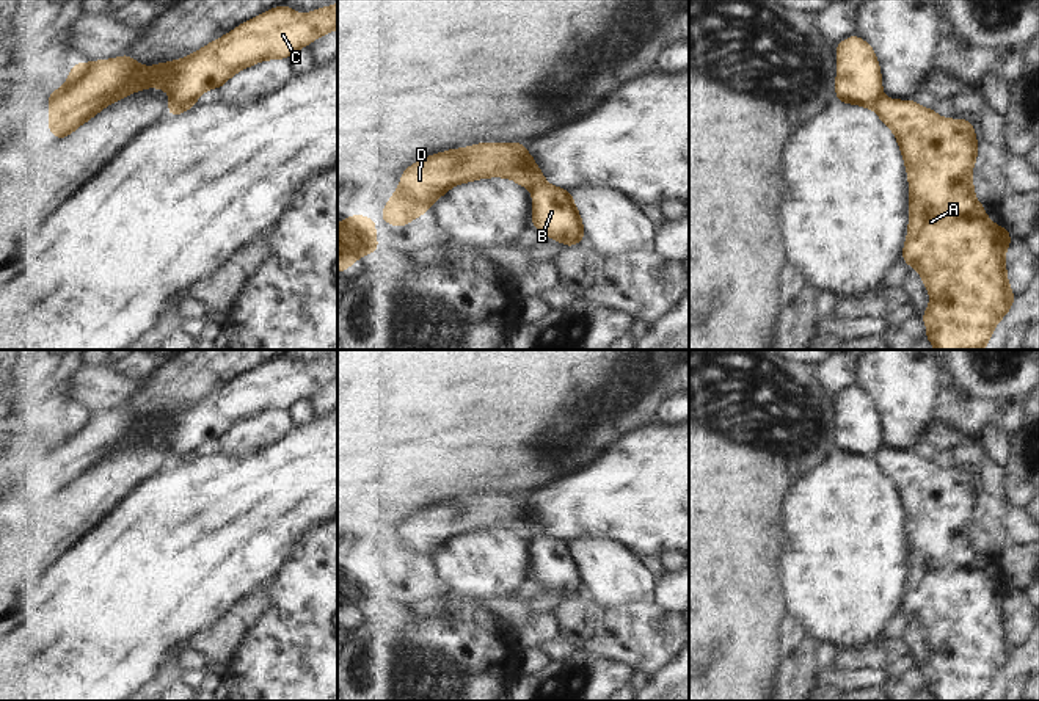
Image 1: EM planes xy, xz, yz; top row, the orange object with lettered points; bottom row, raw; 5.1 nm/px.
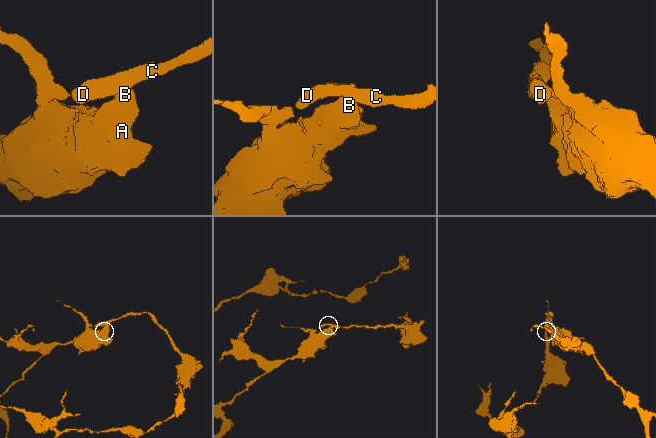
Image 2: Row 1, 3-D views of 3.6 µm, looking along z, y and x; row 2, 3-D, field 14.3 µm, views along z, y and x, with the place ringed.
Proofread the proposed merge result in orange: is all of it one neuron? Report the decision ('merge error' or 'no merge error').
merge error

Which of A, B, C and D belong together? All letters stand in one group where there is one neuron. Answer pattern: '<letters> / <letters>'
A B / C D

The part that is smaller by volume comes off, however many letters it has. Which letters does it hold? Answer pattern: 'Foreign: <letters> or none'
Foreign: C, D

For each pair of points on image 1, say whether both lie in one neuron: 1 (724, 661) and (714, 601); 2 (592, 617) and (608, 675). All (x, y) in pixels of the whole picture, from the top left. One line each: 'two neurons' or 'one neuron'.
1: one neuron
2: two neurons

